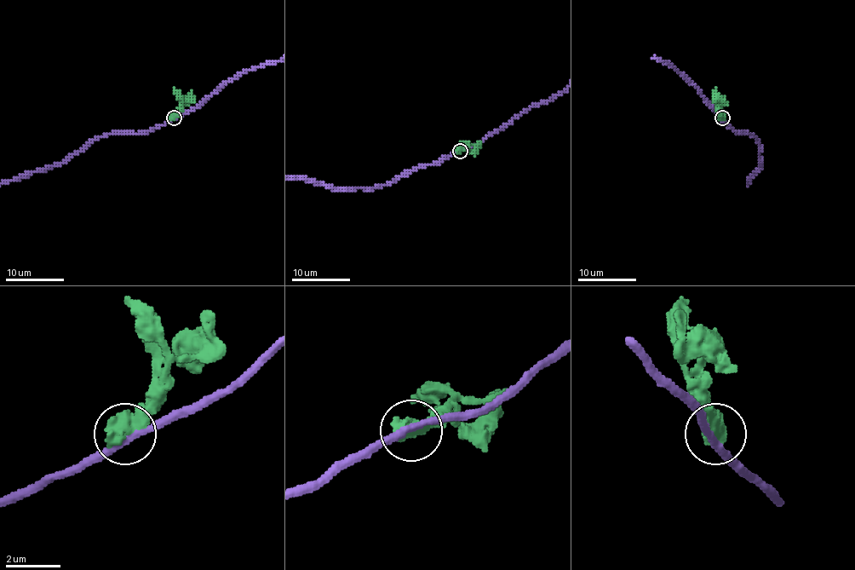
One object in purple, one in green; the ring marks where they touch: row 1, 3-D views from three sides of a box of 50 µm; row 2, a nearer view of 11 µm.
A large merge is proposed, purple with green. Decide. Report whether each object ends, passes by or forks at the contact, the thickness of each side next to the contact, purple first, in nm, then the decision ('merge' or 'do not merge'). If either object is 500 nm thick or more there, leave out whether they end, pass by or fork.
calibres 260 and 700 nm; do not merge

